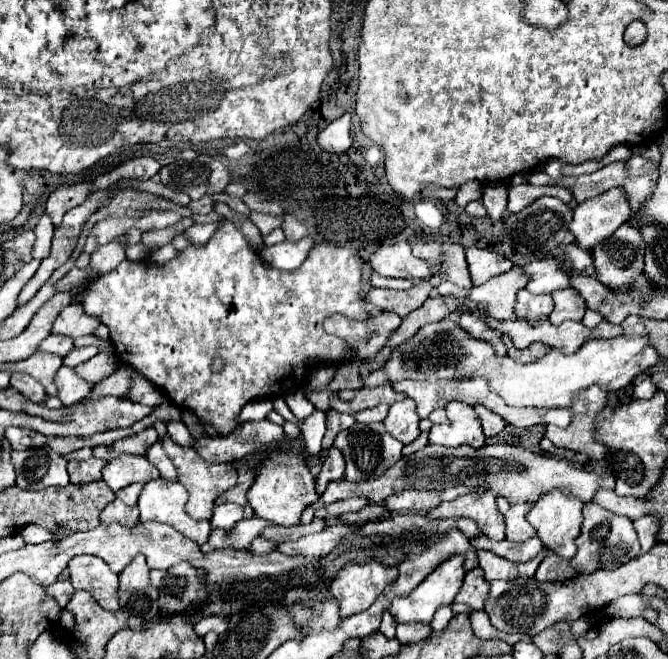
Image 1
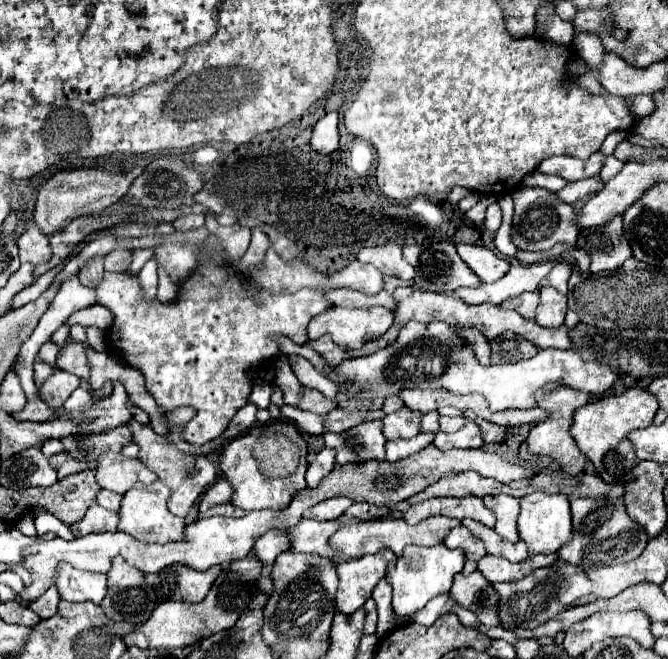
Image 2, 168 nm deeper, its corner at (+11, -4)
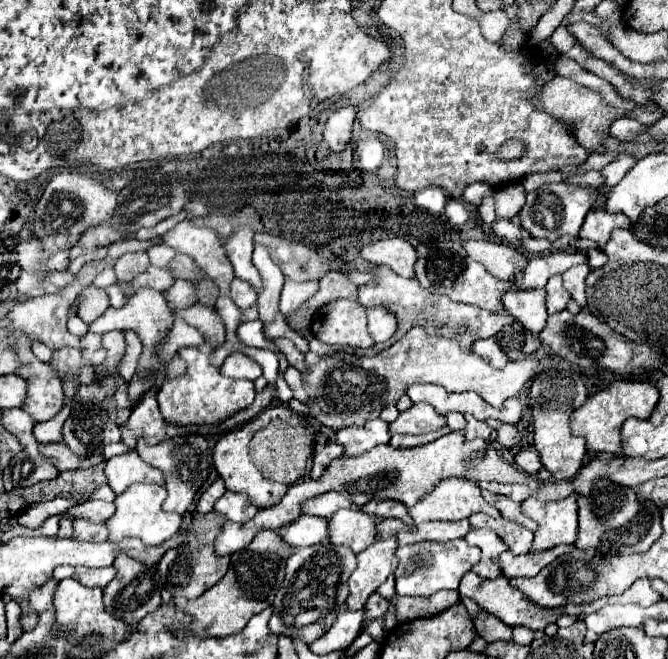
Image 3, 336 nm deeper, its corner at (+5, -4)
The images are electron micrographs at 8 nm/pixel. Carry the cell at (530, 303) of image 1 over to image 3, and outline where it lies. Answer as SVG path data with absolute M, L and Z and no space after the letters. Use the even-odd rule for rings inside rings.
M542 288L538 290L526 290L526 292L506 292L502 296L504 308L524 324L530 332L542 332L546 326L546 292Z

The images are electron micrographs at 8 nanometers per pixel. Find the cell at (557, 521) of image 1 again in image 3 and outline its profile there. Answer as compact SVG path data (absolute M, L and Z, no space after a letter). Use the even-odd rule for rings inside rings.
M528 496L522 502L522 512L526 516L530 516L532 520L536 520L538 530L534 532L534 544L532 544L532 552L540 552L540 550L550 550L558 544L574 544L576 536L578 536L578 506L576 506L576 496L568 496L564 500L558 502L542 502L534 496Z

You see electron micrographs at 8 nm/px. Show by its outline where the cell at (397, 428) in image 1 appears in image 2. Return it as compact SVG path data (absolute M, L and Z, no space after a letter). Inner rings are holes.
M400 408L394 414L388 414L384 422L384 436L386 440L396 440L396 438L414 438L422 430L422 414L414 412L410 408Z

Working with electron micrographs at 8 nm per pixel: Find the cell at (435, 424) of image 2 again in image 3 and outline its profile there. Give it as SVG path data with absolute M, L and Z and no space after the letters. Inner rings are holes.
M448 412L444 418L446 418L446 426L450 430L462 430L466 426L466 420L460 412Z

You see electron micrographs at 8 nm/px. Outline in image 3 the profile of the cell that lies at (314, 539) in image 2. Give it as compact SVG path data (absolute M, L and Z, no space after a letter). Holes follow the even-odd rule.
M360 508L338 510L328 522L328 540L334 546L348 546L354 554L358 554L376 540L376 516L364 514Z

